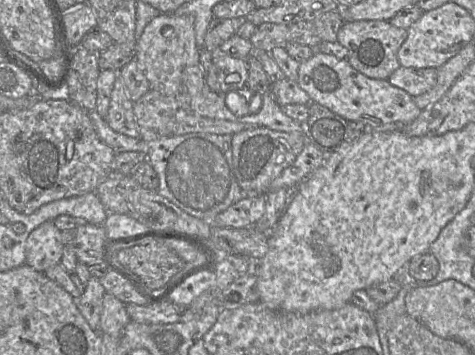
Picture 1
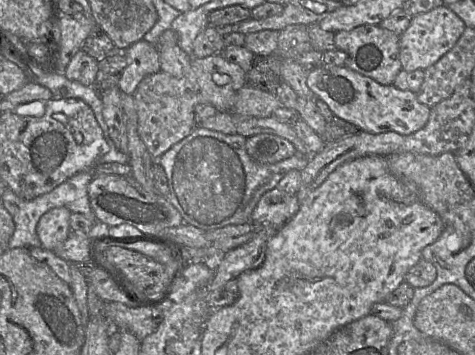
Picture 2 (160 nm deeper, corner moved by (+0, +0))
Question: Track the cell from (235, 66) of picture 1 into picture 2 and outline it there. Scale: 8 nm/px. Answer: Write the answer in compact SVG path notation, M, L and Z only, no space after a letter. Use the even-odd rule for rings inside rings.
M221 54L205 58L192 57L189 71L182 77L162 71L146 76L132 96L138 114L137 132L154 161L196 128L196 105L210 104L218 112L230 112L237 92L245 85L246 72L239 65L225 60Z

